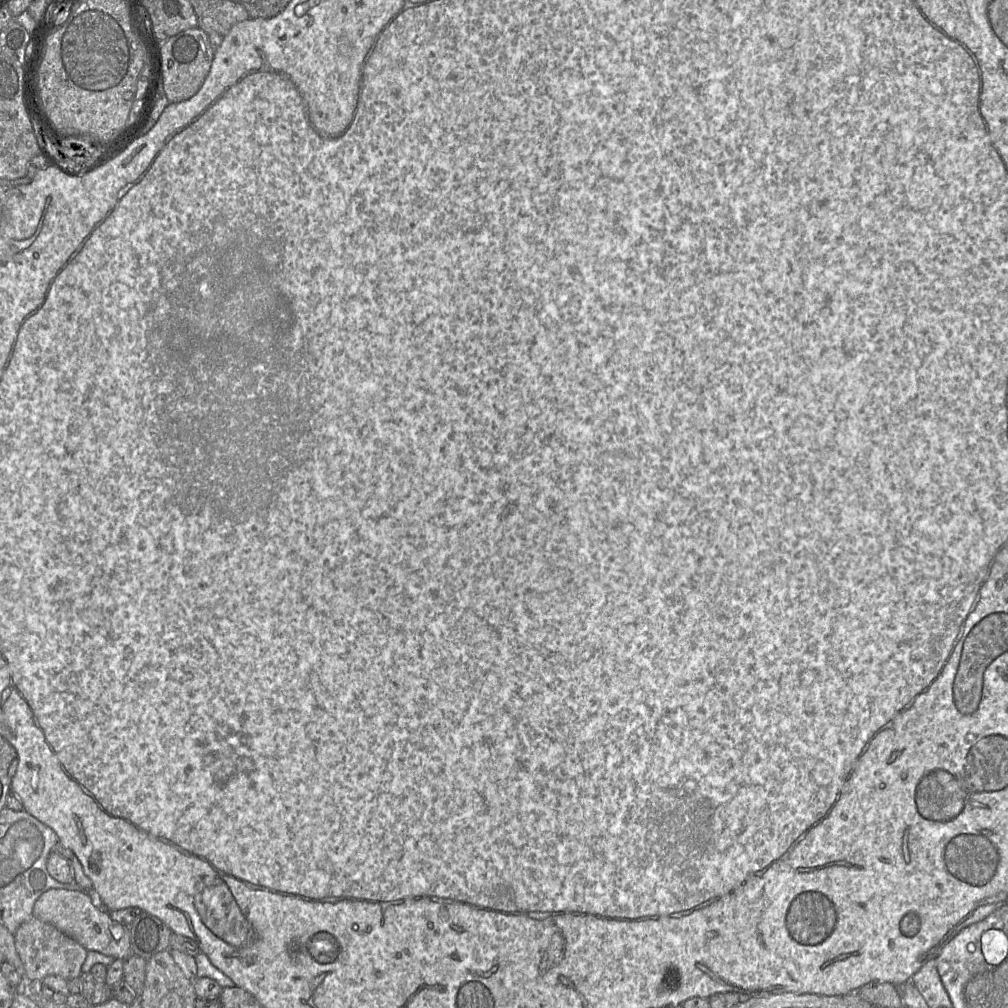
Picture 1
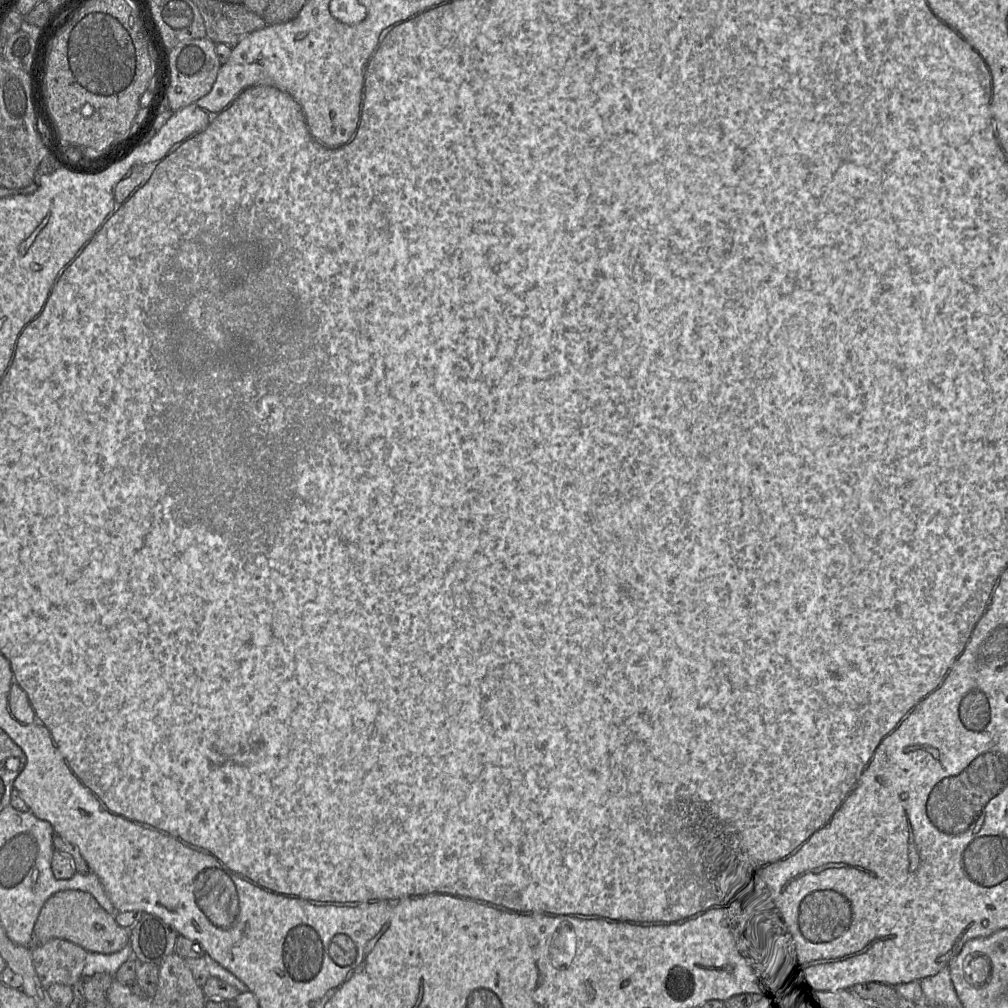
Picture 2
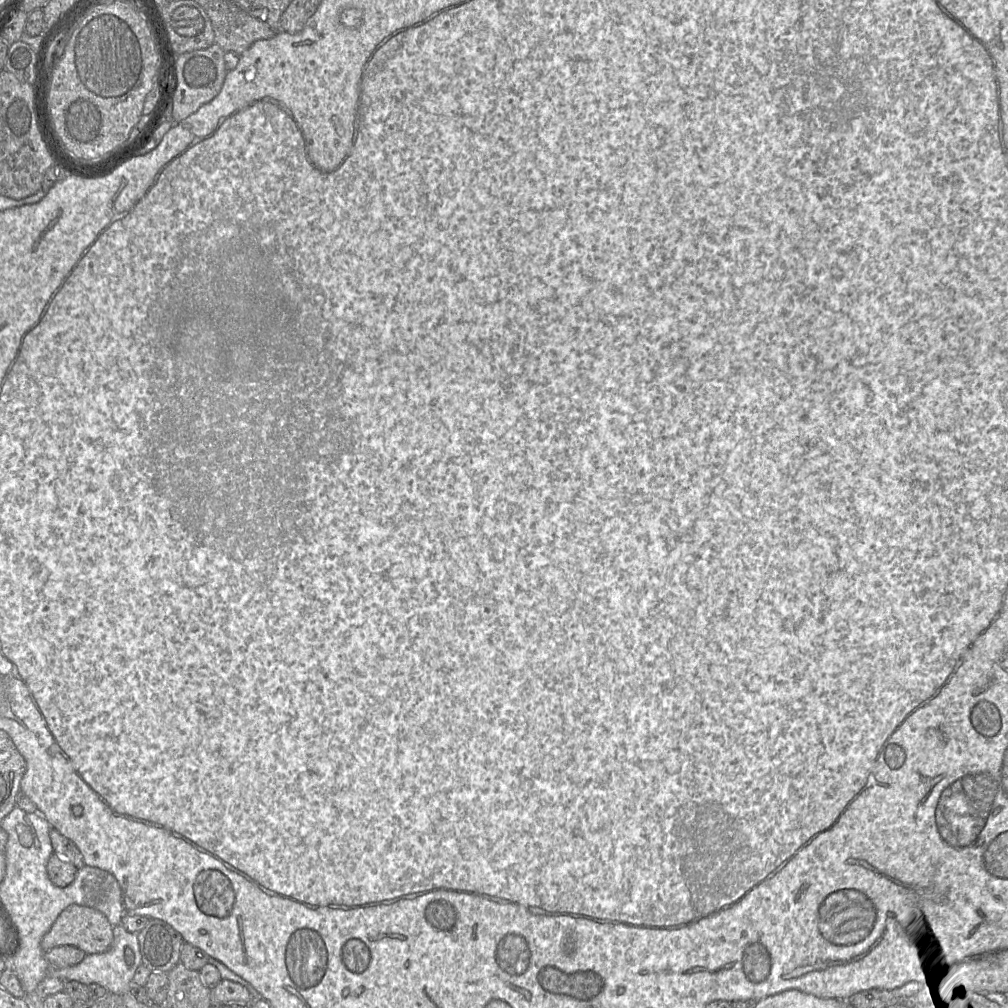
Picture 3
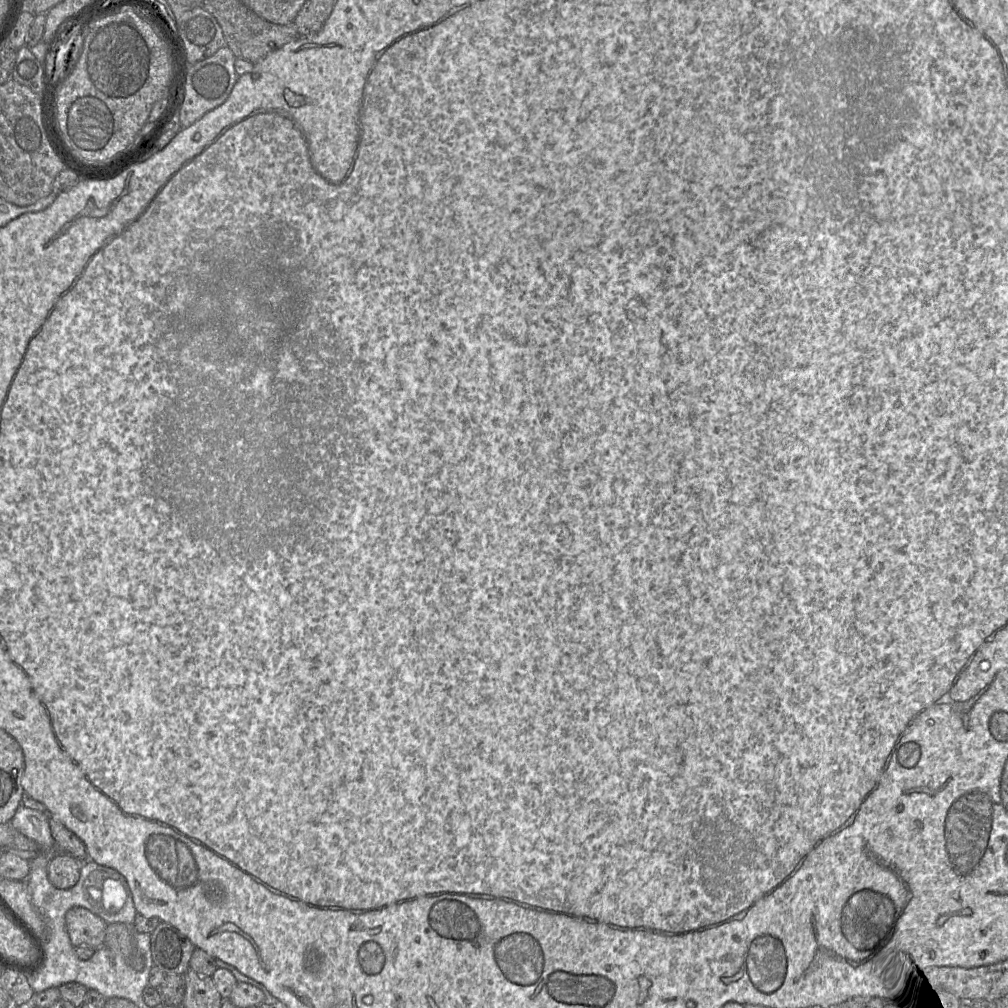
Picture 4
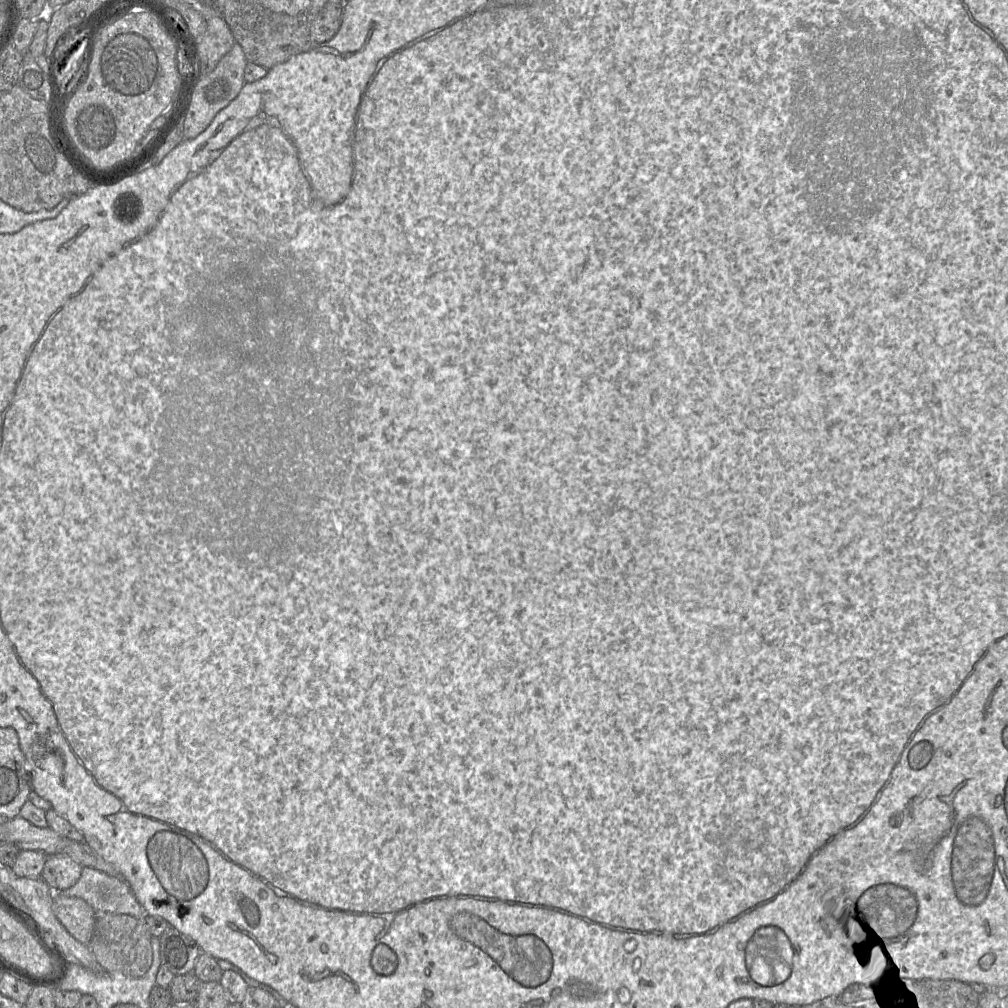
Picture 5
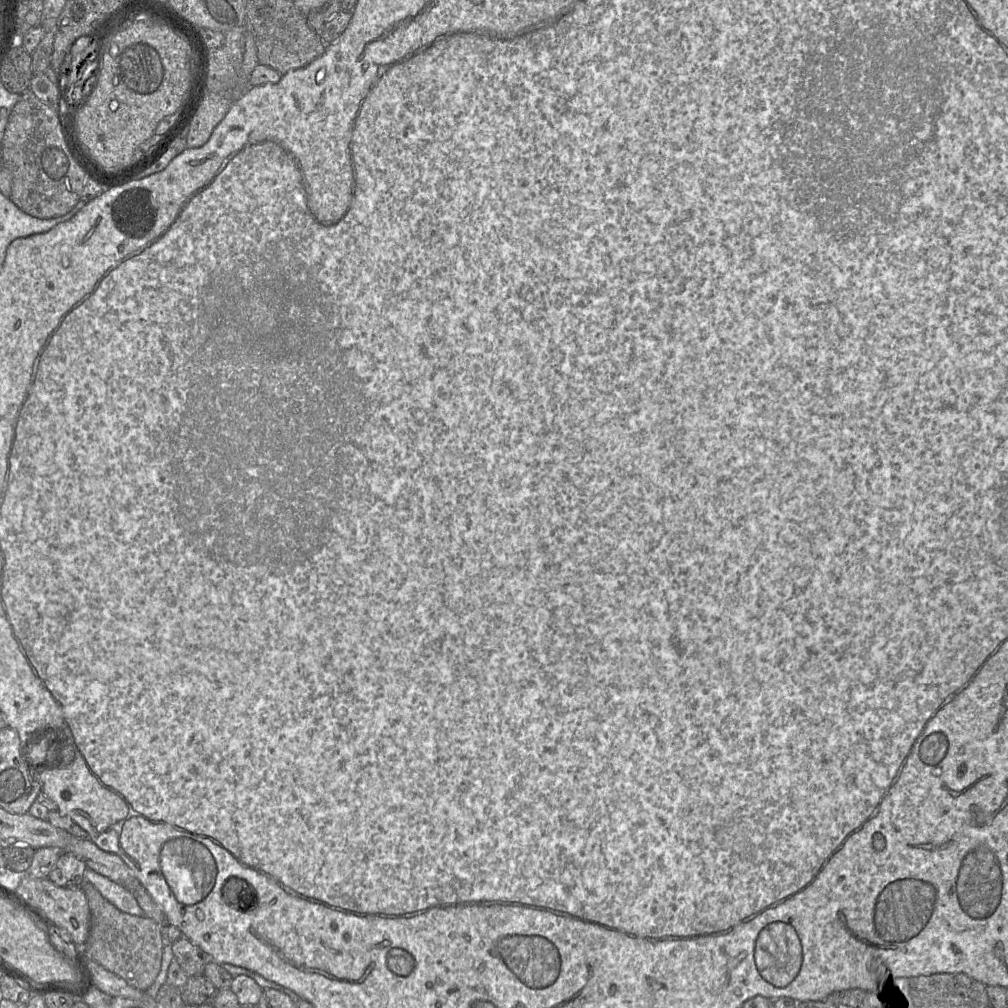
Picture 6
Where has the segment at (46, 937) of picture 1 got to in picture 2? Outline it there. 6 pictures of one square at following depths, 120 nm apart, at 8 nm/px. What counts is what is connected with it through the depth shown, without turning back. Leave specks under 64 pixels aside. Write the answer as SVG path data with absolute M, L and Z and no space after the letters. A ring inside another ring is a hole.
M54 938L30 948L35 971L42 986L47 989L52 984L72 987L82 976L88 952L82 947L64 939Z

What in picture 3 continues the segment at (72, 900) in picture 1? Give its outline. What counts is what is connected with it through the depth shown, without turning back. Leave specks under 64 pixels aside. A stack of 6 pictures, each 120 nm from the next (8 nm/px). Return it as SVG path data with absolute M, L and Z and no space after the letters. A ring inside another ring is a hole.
M72 904L60 913L44 935L41 947L47 952L57 946L70 945L83 950L86 954L96 954L107 951L113 941L114 927L103 913L88 906Z

